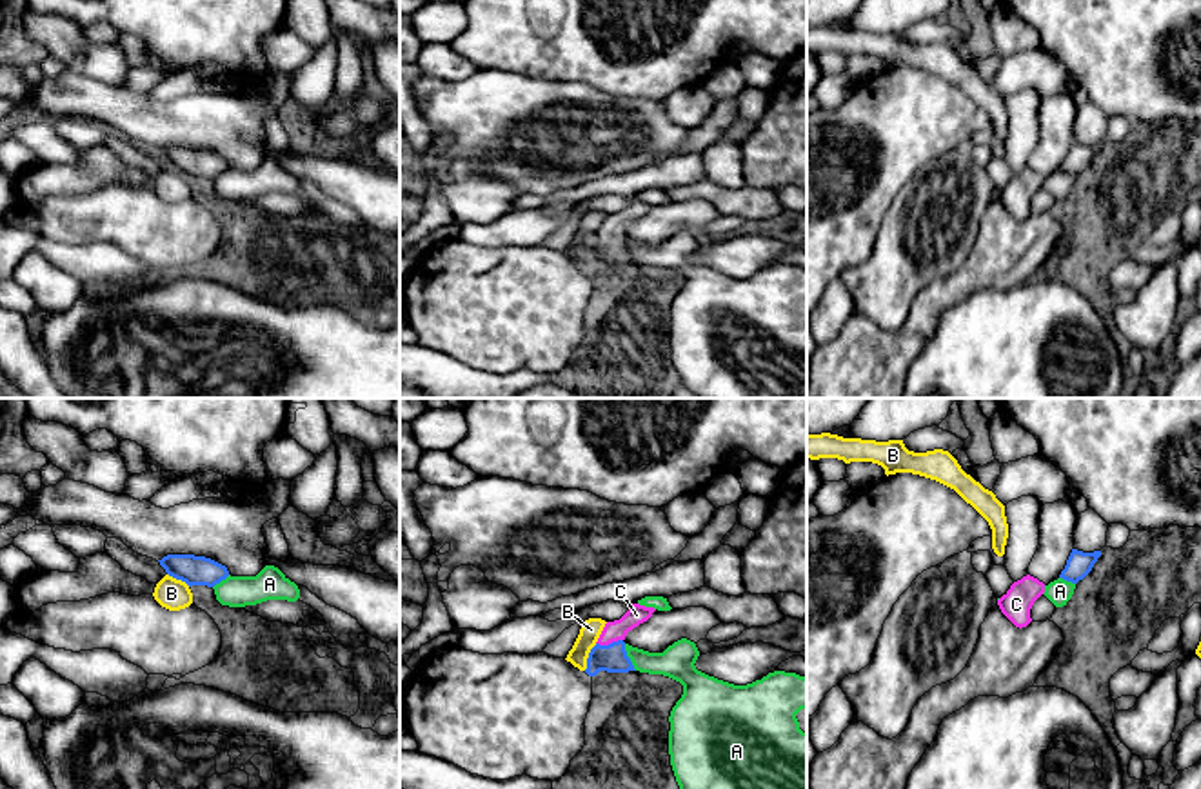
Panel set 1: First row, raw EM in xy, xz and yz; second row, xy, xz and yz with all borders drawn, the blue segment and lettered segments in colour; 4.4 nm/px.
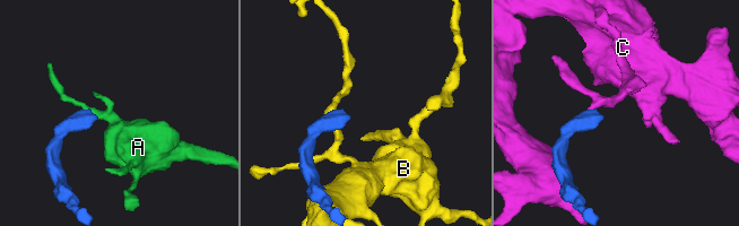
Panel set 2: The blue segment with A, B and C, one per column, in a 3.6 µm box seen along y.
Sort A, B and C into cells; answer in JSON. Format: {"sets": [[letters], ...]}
{"sets": [["A"], ["B"], ["C"]]}

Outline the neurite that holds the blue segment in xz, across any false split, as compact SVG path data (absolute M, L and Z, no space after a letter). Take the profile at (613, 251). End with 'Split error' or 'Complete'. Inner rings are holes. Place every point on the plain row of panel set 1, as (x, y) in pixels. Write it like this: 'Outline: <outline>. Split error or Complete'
Outline: M632 196L632 200L620 213L607 215L596 238L589 245L585 265L589 269L596 269L600 264L636 264L630 251L627 249L623 233L629 224L647 215L654 204L654 200Z. Split error

